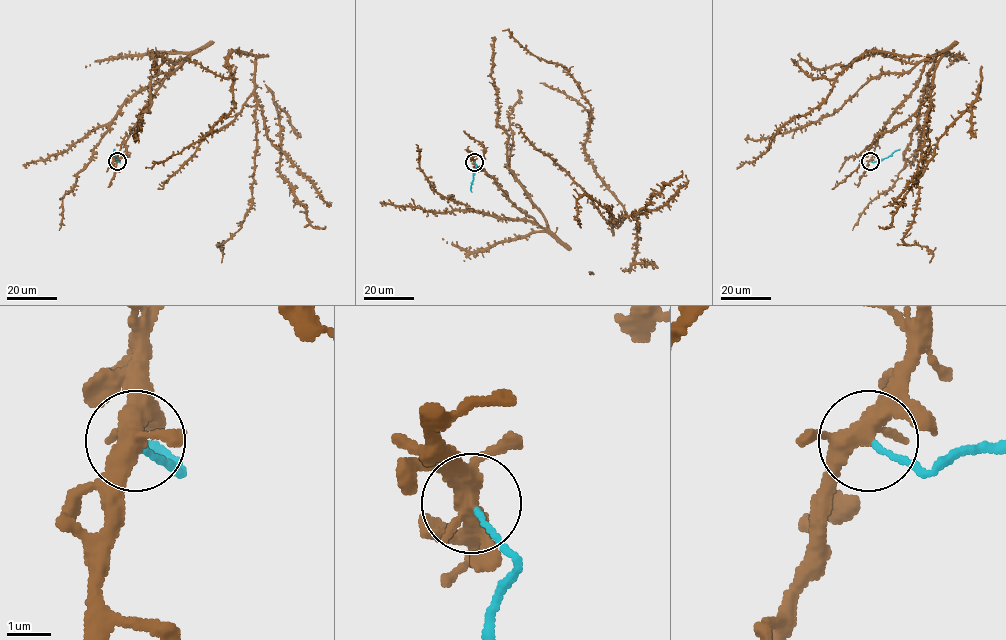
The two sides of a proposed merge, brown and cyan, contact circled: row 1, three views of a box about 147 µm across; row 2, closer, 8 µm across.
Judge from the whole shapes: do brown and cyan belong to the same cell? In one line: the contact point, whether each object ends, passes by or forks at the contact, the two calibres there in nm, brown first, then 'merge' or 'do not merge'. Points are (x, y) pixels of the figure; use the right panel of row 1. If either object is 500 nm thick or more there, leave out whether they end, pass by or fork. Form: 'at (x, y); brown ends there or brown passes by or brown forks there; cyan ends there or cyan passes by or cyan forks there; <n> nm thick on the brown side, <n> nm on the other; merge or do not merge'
at (870, 161); brown forks there; cyan ends there; 400 nm thick on the brown side, 110 nm on the other; do not merge

